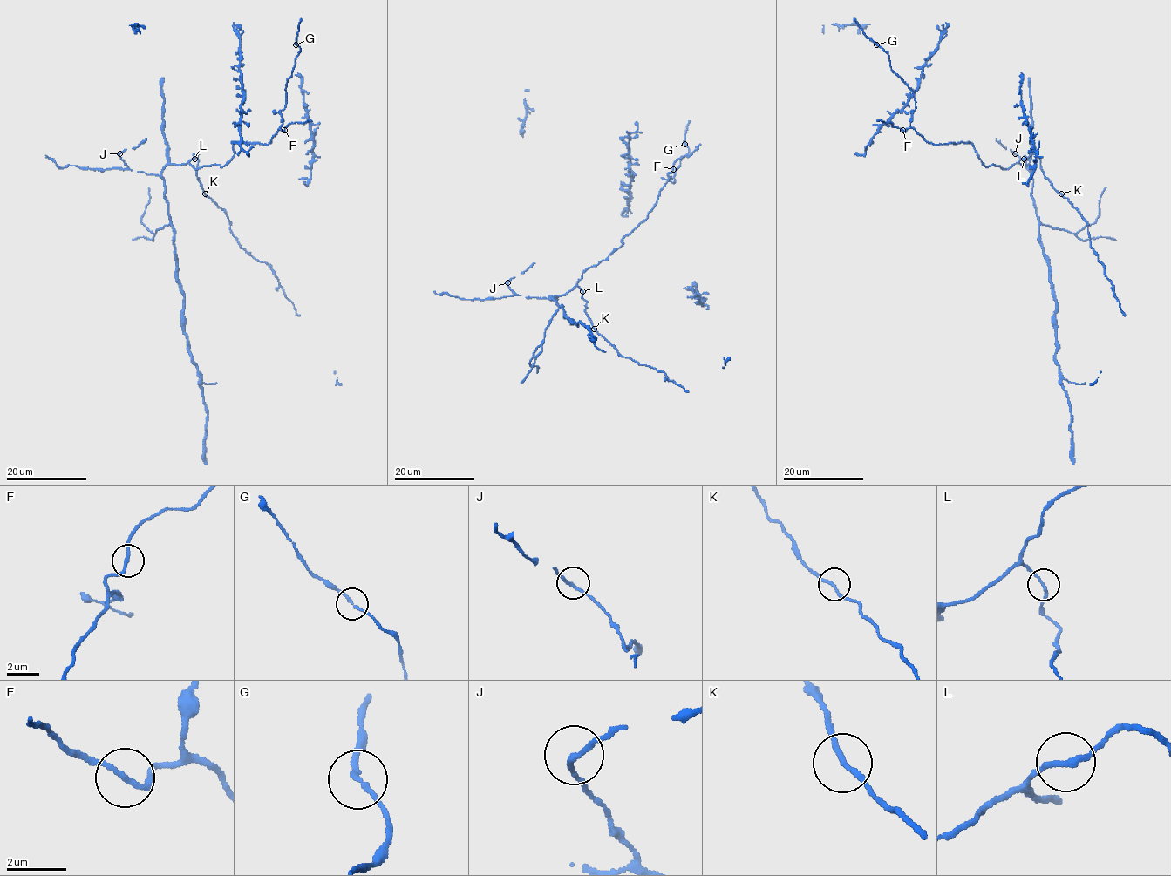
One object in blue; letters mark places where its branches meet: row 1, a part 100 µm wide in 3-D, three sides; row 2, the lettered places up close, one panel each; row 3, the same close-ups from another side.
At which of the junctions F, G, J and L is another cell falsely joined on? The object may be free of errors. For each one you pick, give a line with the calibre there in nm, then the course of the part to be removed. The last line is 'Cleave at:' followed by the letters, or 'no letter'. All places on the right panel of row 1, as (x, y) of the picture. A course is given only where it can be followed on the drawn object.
Cleave at: no letter

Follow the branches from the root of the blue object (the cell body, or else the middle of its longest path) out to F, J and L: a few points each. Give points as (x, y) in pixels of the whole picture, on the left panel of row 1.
F: (217, 165), (223, 166), (232, 157), (235, 142), (268, 144), (280, 128), (284, 130)
J: (217, 165), (197, 168), (187, 162), (167, 165), (159, 175), (146, 174), (132, 171), (119, 153)
L: (217, 165), (194, 168), (189, 163), (194, 159)

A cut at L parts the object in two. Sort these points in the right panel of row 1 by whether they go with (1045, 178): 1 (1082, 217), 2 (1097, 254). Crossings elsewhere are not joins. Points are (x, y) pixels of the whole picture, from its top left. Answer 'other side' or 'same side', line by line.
1: same side
2: same side

